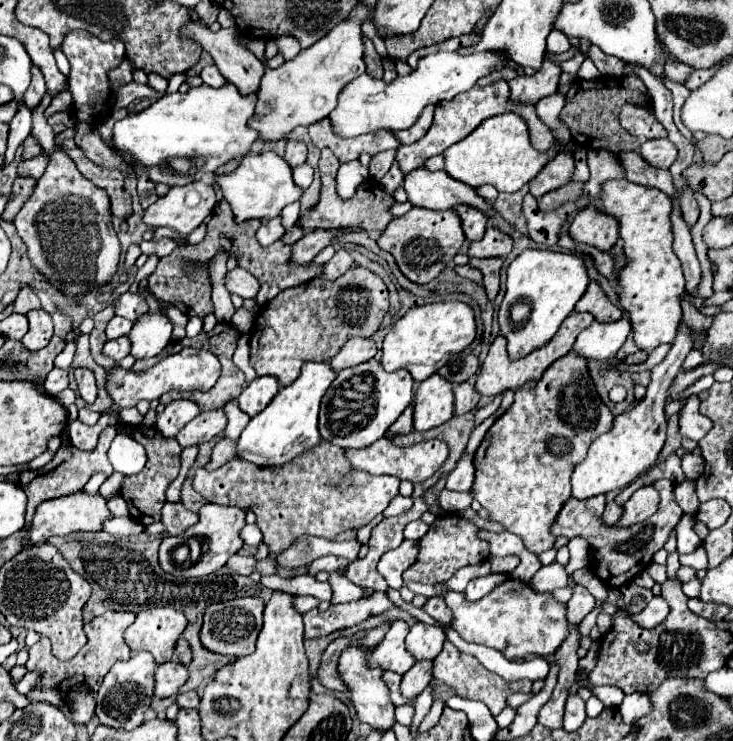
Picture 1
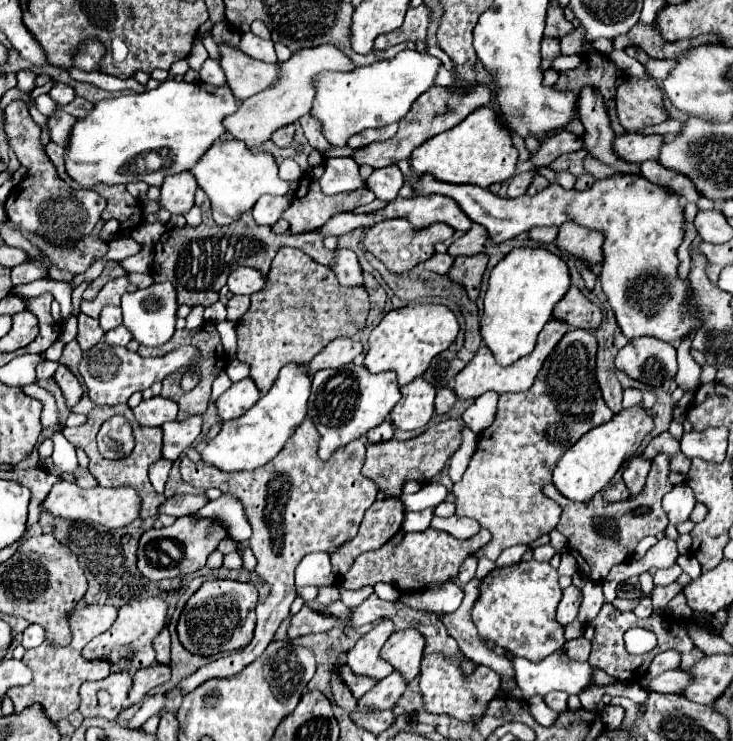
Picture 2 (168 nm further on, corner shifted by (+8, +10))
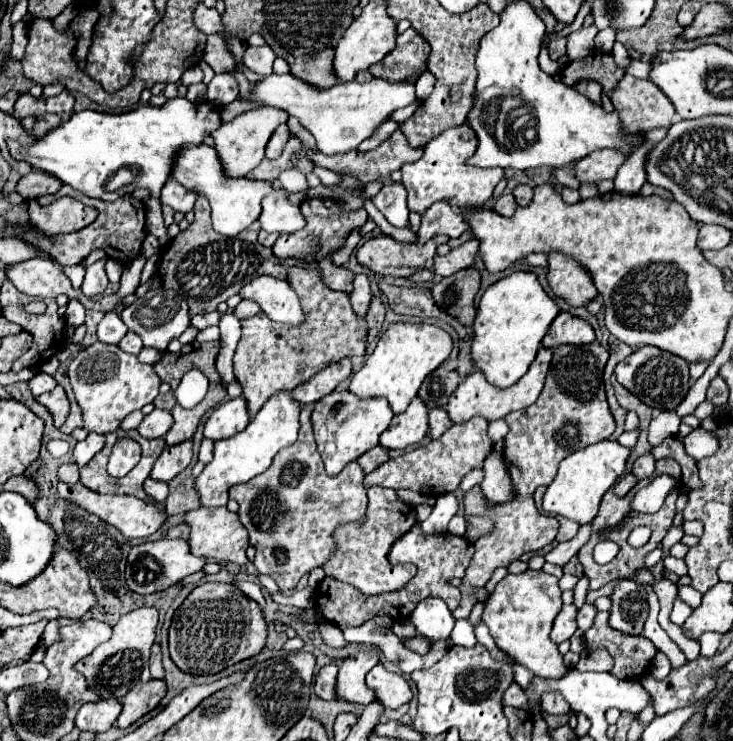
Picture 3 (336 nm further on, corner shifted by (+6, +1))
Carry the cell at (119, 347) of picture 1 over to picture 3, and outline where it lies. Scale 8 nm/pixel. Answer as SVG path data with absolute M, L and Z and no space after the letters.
M129 331L123 341L119 343L119 347L125 351L125 353L131 353L131 355L139 355L139 351L143 349L143 341L139 339L139 335L135 335L133 331Z

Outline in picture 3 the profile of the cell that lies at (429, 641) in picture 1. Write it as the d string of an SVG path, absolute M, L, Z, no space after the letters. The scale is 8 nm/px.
M375 665L367 673L367 687L375 691L375 701L383 709L397 709L411 701L411 687L399 673L389 673L383 665Z

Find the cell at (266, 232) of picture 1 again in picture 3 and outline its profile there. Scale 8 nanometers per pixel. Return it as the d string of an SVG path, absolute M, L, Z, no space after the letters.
M275 189L263 199L263 211L259 215L261 229L267 233L295 233L305 227L301 209L289 201L287 191Z

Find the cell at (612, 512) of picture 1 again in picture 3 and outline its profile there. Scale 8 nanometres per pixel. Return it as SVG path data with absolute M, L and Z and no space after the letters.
M627 473L625 477L621 477L621 479L619 479L619 483L615 485L613 493L615 493L615 495L625 495L625 493L635 485L635 483L637 483L635 475L633 475L633 473Z

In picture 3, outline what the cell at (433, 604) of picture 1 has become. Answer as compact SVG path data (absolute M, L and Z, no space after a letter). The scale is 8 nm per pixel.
M513 683L505 695L503 695L503 705L509 705L509 707L515 707L515 709L523 709L527 711L527 695L523 695L523 689Z

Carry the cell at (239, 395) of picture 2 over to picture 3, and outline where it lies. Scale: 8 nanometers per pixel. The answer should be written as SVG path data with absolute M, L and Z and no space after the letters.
M243 397L231 399L217 407L211 417L205 421L203 435L211 441L219 441L225 437L233 437L239 431L243 431L249 423L249 413Z

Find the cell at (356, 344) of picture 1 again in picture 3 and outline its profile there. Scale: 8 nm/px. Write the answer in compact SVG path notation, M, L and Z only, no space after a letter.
M343 359L339 363L333 363L333 365L325 367L317 375L313 375L307 383L293 389L291 395L293 395L295 401L299 401L299 405L317 403L319 399L323 399L323 395L329 395L345 379L349 379L349 375L351 375L351 359Z

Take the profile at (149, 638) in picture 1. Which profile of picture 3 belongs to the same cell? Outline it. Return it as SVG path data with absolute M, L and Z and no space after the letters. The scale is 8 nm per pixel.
M139 607L127 615L123 615L113 627L113 635L109 641L95 647L91 655L81 659L75 669L87 679L87 687L97 691L99 699L123 699L129 689L133 689L141 681L149 681L149 649L155 641L155 625L157 625L157 609Z

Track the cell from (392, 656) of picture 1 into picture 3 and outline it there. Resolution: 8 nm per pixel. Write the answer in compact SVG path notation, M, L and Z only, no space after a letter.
M367 649L355 653L353 657L347 657L341 663L335 685L337 699L361 705L367 705L375 699L373 691L365 685L365 675L377 665L377 655L379 655L377 649Z

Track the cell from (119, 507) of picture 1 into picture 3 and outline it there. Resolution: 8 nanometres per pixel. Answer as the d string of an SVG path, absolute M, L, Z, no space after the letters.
M75 463L64 464L58 470L59 481L75 485L80 480L80 469Z

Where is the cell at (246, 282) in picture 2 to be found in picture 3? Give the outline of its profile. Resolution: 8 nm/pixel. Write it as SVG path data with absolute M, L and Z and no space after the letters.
M255 277L241 289L239 295L243 299L257 301L273 321L297 327L305 319L305 311L301 309L299 297L287 281L275 277Z

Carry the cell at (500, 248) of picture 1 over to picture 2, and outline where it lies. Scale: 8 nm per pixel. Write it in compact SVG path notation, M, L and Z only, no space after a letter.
M473 224L469 232L465 232L461 238L457 238L451 246L449 246L449 254L455 256L473 256L485 250L485 242L487 242L489 234L481 224Z

